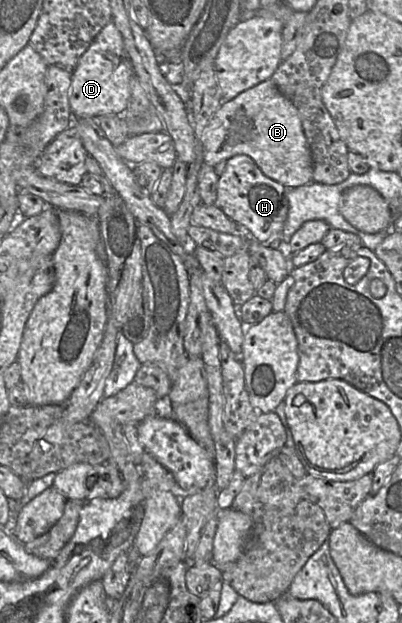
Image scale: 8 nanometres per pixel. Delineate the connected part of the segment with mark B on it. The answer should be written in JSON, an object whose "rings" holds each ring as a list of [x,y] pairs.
{"rings":[[[270,78],[225,102],[202,132],[204,165],[215,167],[236,155],[247,155],[270,179],[285,187],[313,180],[313,160],[301,118],[294,104],[283,96]]]}

